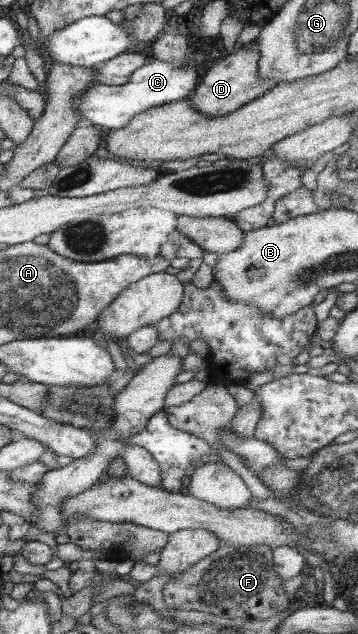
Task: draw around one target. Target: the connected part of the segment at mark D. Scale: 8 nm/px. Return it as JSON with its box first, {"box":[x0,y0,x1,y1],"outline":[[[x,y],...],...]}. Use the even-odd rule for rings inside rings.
{"box":[188,42,275,117],"outline":[[[253,42],[240,49],[236,48],[233,54],[227,55],[210,67],[203,75],[200,85],[196,86],[195,92],[188,98],[199,113],[216,117],[217,115],[227,115],[227,113],[242,108],[243,105],[263,96],[275,85],[273,79],[259,77],[259,50]]]}

